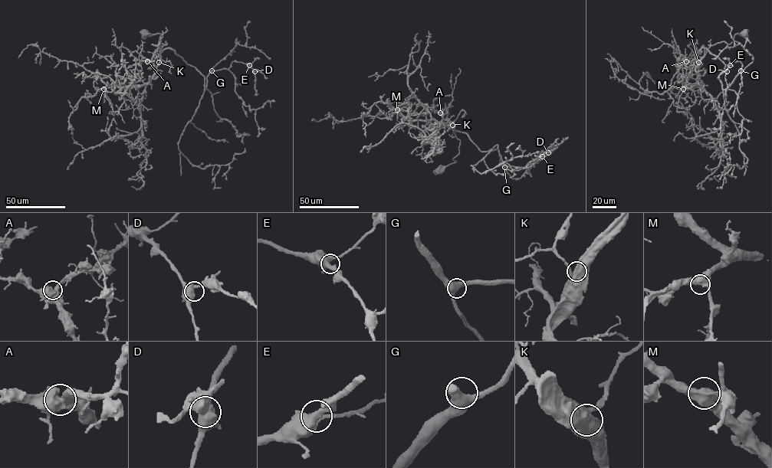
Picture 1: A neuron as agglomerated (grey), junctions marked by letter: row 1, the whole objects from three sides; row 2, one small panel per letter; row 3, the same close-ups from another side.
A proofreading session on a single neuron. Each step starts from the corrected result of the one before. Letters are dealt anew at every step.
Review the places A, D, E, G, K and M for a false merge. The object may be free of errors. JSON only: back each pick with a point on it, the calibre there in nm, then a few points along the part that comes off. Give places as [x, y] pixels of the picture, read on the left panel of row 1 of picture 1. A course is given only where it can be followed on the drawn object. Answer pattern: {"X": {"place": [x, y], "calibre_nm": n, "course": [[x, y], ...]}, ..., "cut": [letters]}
{"cut": []}

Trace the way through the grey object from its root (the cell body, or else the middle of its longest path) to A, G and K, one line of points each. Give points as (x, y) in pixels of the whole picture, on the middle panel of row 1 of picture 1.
A: (439, 171), (454, 162), (452, 158), (459, 153), (460, 142), (454, 132), (454, 127), (440, 112)
G: (439, 171), (453, 163), (459, 153), (460, 141), (454, 131), (464, 132), (481, 151), (497, 145), (504, 167)
K: (439, 171), (453, 163), (452, 158), (459, 153), (460, 141), (454, 132), (452, 125)

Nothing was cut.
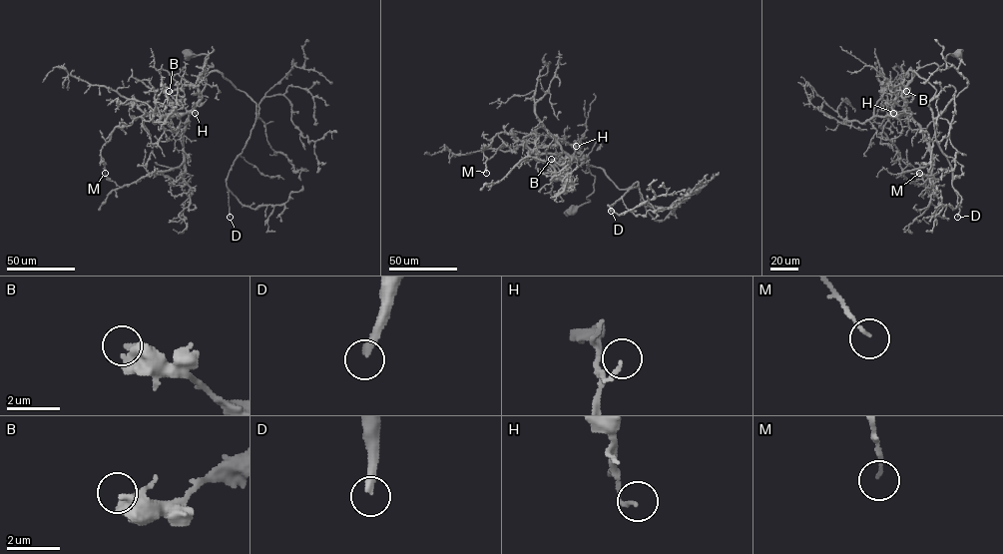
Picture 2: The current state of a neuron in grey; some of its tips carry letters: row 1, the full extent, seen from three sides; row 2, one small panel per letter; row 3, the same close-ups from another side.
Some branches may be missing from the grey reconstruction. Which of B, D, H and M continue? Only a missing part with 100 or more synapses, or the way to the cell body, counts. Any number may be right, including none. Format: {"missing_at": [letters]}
{"missing_at": ["D"]}

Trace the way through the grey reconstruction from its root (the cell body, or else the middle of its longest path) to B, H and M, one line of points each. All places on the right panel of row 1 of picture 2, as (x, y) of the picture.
B: (960, 53), (947, 55), (941, 66), (932, 63), (919, 68), (902, 92), (899, 86), (906, 81), (906, 91)
H: (960, 53), (947, 55), (941, 66), (932, 63), (919, 68), (901, 94), (903, 109), (893, 113)
M: (960, 53), (919, 68), (901, 94), (901, 115), (891, 114), (878, 127), (897, 157), (919, 173)

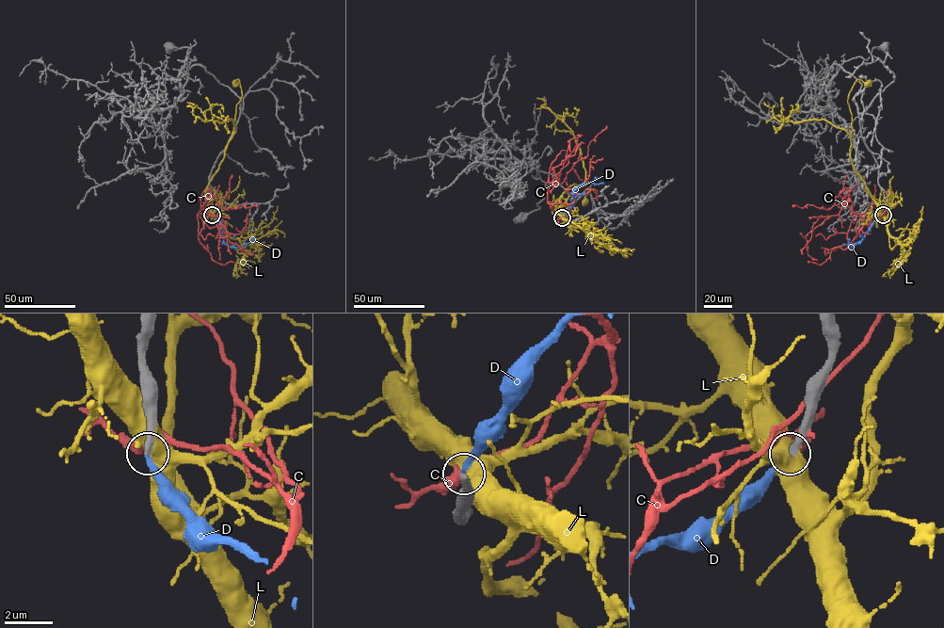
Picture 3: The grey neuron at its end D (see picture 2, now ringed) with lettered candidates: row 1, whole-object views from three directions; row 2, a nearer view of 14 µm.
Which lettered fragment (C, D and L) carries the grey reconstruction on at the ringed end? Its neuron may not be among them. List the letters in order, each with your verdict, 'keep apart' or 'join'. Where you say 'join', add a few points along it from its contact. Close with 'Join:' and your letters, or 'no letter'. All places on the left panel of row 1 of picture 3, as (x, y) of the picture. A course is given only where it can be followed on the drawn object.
C: keep apart
D: join; it runs (213, 215), (222, 226), (224, 242), (228, 246), (240, 247), (254, 238)
L: keep apart
Join: D

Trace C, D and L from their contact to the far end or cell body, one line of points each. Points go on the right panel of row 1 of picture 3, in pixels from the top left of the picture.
C: (884, 215), (869, 228), (870, 217), (848, 207), (840, 190), (851, 201), (806, 236), (817, 260)
D: (884, 215), (875, 220), (860, 241), (849, 247), (849, 238)
L: (884, 215), (854, 169), (850, 156), (852, 130), (849, 93), (857, 79), (868, 83)

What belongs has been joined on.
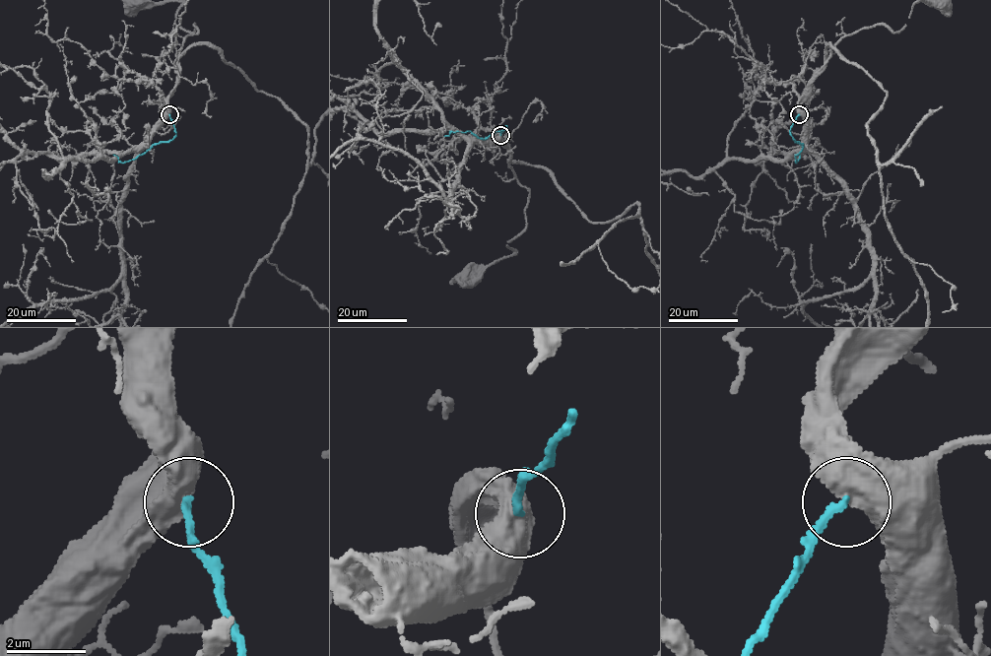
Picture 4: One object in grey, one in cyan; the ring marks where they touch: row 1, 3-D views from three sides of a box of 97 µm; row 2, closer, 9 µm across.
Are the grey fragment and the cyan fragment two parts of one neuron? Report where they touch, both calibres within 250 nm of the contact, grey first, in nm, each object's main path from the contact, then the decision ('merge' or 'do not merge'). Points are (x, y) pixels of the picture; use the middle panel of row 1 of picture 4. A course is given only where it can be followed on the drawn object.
at (500, 135); 800 nm thick on the grey side, 200 nm on the other; grey runs (500, 135), (507, 145), (510, 167), (529, 191), (526, 228), (507, 241), (511, 254), (492, 262), (467, 283); cyan runs (500, 135), (507, 126), (484, 139), (469, 131), (452, 132), (444, 136); do not merge

